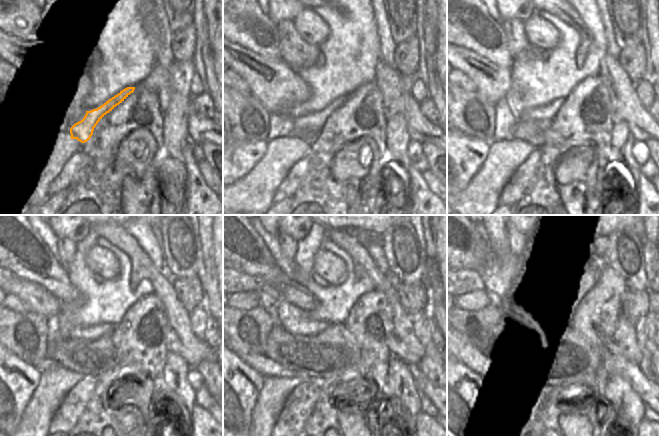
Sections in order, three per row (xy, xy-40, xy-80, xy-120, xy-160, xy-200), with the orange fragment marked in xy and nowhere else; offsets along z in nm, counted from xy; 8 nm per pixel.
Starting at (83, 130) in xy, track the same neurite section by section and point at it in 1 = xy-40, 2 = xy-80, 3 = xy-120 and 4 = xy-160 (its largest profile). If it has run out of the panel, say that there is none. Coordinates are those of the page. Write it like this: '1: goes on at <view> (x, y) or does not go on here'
1: goes on at xy-40 (309, 125)
2: goes on at xy-80 (548, 111)
3: goes on at xy-120 (93, 333)
4: goes on at xy-160 (295, 320)

